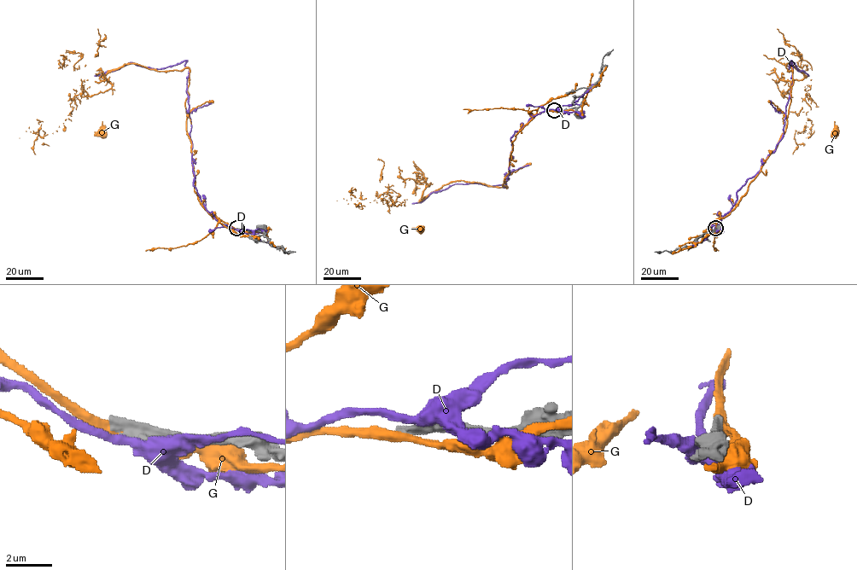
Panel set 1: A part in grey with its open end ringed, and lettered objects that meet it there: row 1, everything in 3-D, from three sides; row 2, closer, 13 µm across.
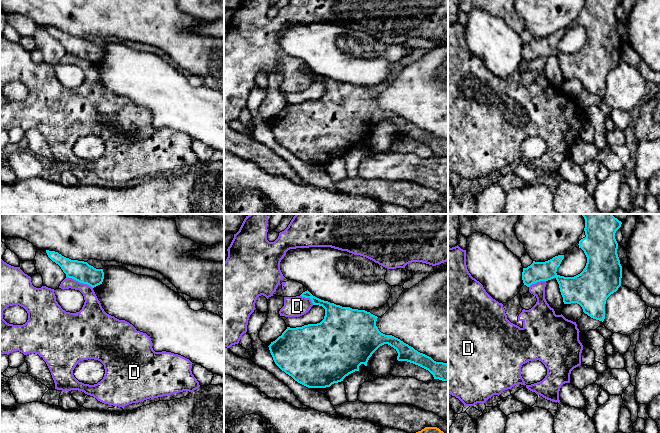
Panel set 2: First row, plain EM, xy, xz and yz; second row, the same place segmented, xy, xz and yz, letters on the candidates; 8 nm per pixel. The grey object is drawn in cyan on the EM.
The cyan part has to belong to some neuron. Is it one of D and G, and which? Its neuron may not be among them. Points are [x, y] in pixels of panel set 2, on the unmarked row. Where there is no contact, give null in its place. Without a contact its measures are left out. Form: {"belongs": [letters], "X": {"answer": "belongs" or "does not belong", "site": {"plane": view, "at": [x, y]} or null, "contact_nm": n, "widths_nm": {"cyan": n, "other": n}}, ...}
{"belongs": [], "D": {"answer": "does not belong", "site": {"plane": "xy", "at": [79, 57]}, "contact_nm": 240, "widths_nm": {"cyan": 170, "other": 160}}, "G": {"answer": "does not belong", "site": null}}

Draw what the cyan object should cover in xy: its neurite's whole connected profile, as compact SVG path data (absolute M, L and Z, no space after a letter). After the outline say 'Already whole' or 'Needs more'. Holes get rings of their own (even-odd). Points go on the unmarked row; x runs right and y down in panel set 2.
M46 26L46 29L53 38L61 43L66 53L87 60L92 64L102 60L103 45L96 45L84 37L71 36L55 27Z. Already whole

